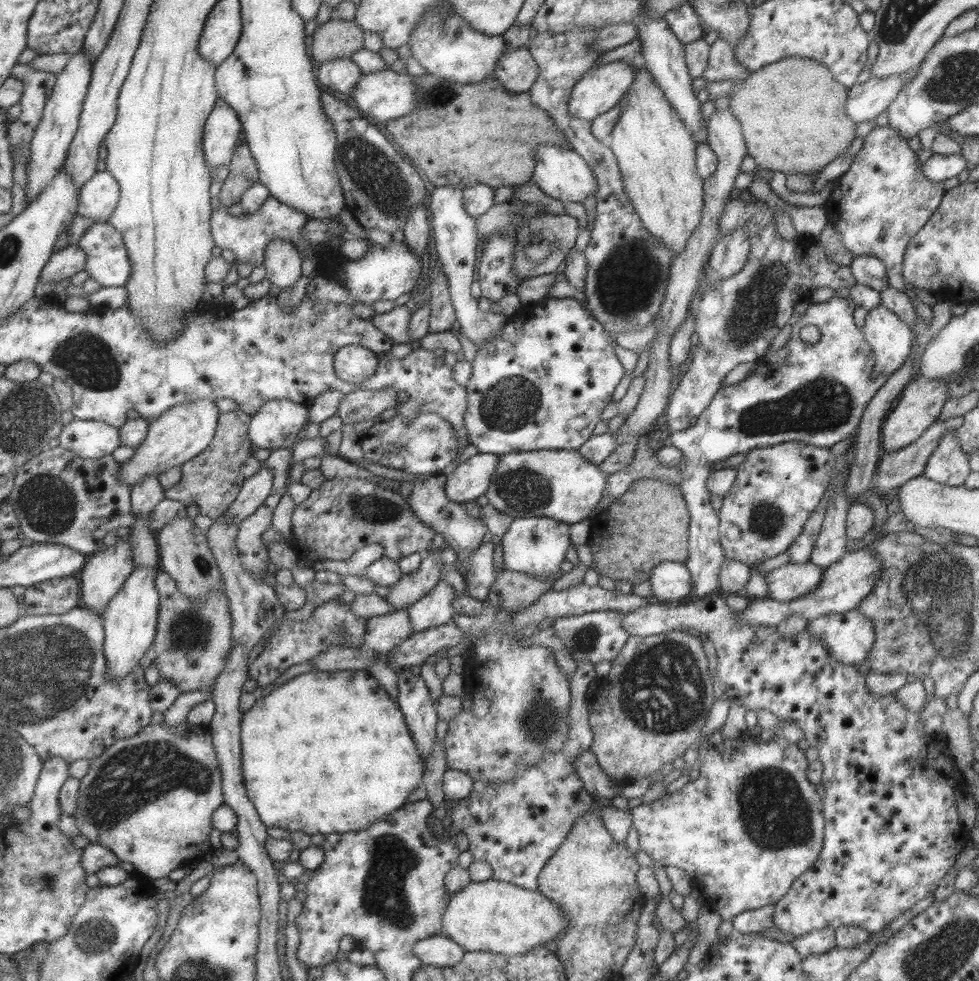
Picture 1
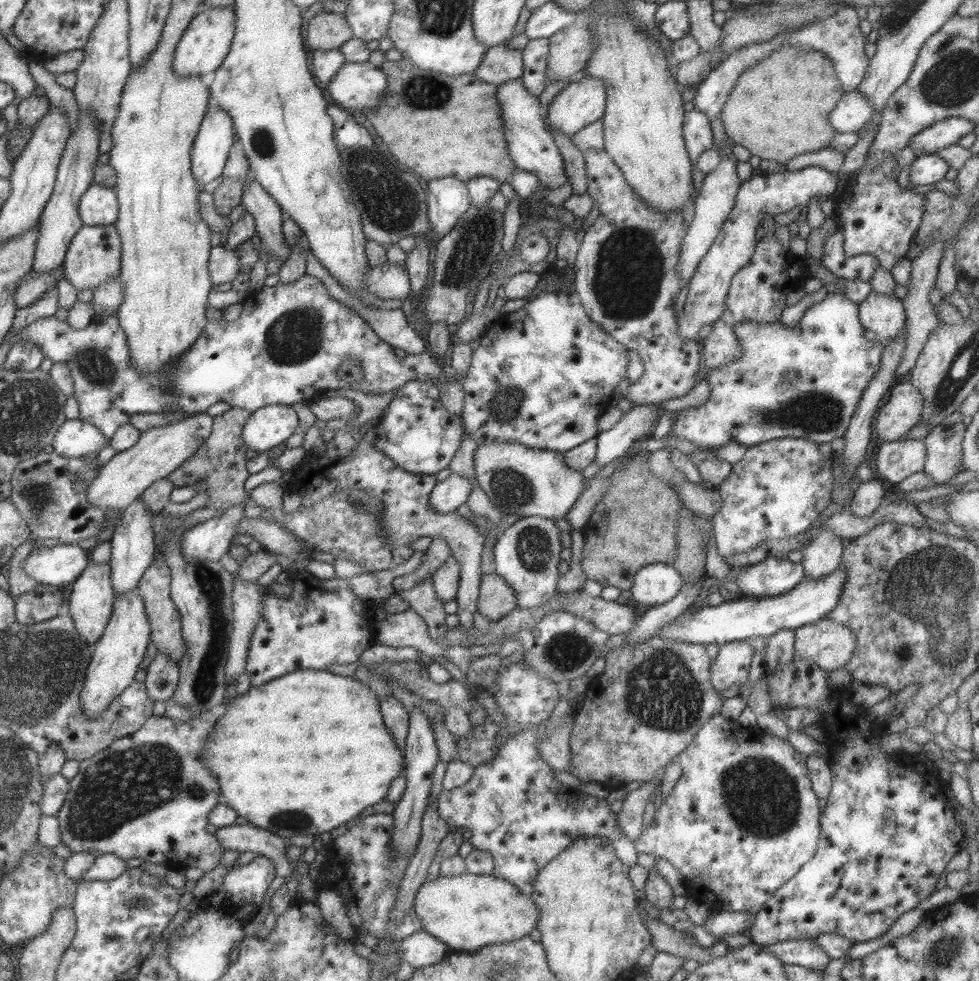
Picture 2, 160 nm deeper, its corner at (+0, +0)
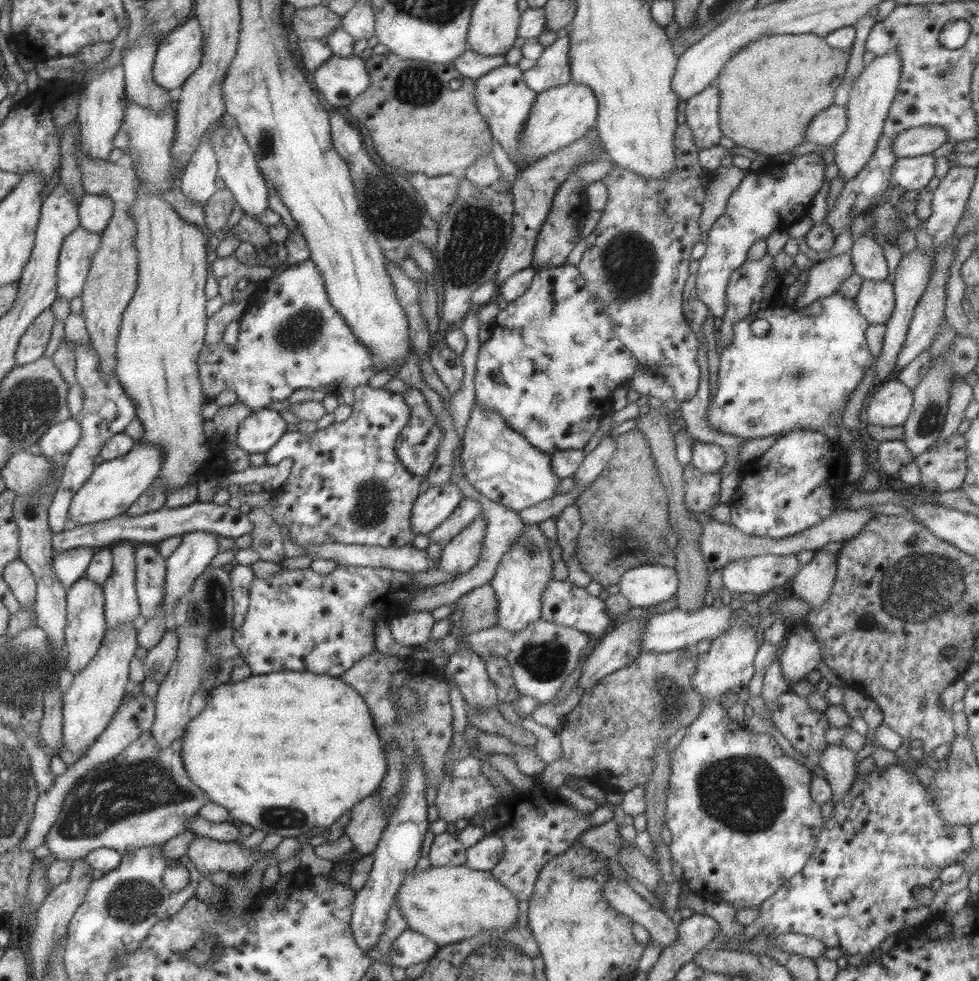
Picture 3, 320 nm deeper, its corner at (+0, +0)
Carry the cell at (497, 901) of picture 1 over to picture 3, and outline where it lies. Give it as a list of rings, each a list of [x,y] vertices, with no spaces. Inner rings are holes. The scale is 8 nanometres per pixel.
[[[467,865],[436,867],[420,871],[411,871],[399,885],[396,894],[396,905],[401,916],[407,923],[407,929],[425,935],[437,946],[455,944],[463,939],[477,934],[479,931],[491,931],[493,929],[506,929],[516,924],[518,900],[499,881],[494,878],[490,871],[473,870]]]

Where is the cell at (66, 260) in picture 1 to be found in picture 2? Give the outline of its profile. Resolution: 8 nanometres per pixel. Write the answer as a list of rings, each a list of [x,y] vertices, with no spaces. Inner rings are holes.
[[[62,264],[51,272],[29,271],[20,278],[19,284],[12,292],[12,301],[17,309],[29,306],[41,296],[44,290],[52,288],[62,277]]]

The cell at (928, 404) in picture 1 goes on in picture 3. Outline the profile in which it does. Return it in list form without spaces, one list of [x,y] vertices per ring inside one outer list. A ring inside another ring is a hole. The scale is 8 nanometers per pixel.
[[[896,378],[873,388],[865,408],[865,422],[882,427],[902,426],[912,407],[912,390]]]

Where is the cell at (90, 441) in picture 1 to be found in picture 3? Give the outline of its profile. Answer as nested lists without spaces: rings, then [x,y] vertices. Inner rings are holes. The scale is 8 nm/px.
[[[69,417],[52,424],[36,442],[38,452],[44,457],[69,452],[80,439],[79,423]]]

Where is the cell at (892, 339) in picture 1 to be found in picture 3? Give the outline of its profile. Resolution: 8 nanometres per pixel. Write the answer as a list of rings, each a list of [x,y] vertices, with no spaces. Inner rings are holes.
[[[862,279],[859,292],[852,299],[868,324],[881,324],[893,310],[894,290],[886,280]]]

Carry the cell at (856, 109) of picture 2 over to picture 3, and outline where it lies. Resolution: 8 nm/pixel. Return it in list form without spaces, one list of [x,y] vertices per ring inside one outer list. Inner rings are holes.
[[[829,105],[819,112],[805,128],[804,142],[831,147],[847,128],[844,106]]]

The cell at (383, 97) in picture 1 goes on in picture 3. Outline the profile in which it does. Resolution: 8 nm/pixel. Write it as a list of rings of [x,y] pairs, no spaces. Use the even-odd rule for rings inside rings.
[[[332,54],[311,73],[316,91],[325,97],[330,109],[342,109],[353,98],[361,96],[369,84],[364,60],[357,55],[341,58]]]

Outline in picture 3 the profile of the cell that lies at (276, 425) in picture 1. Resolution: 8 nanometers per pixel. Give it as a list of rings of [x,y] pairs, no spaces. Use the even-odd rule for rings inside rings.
[[[263,407],[239,423],[235,443],[248,454],[265,453],[280,439],[286,425],[279,412]]]

